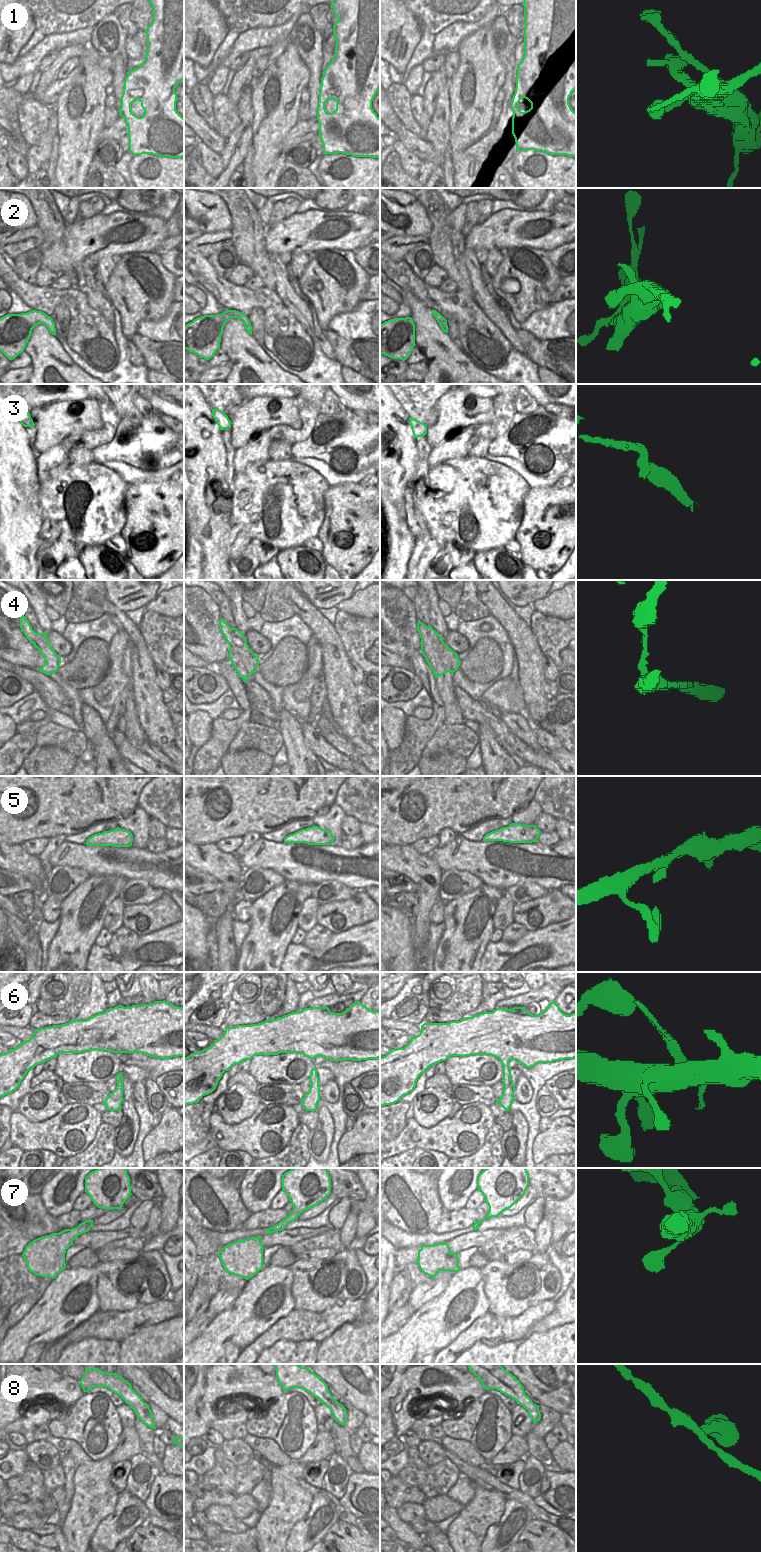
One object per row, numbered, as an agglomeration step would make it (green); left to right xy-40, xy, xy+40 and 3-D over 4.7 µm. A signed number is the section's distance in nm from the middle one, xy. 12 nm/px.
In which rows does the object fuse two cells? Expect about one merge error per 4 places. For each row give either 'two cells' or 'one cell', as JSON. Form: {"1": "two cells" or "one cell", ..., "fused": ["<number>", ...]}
{"1": "one cell", "2": "one cell", "3": "one cell", "4": "two cells", "5": "one cell", "6": "one cell", "7": "one cell", "8": "one cell", "fused": ["4"]}

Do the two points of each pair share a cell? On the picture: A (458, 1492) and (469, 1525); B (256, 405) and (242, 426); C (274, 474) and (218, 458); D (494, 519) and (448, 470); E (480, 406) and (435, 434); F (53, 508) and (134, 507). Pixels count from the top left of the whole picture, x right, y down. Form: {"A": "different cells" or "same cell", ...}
{"A": "different cells", "B": "same cell", "C": "different cells", "D": "same cell", "E": "same cell", "F": "different cells"}

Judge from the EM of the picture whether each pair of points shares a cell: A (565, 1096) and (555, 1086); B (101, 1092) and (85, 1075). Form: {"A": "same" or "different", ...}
{"A": "same", "B": "different"}

